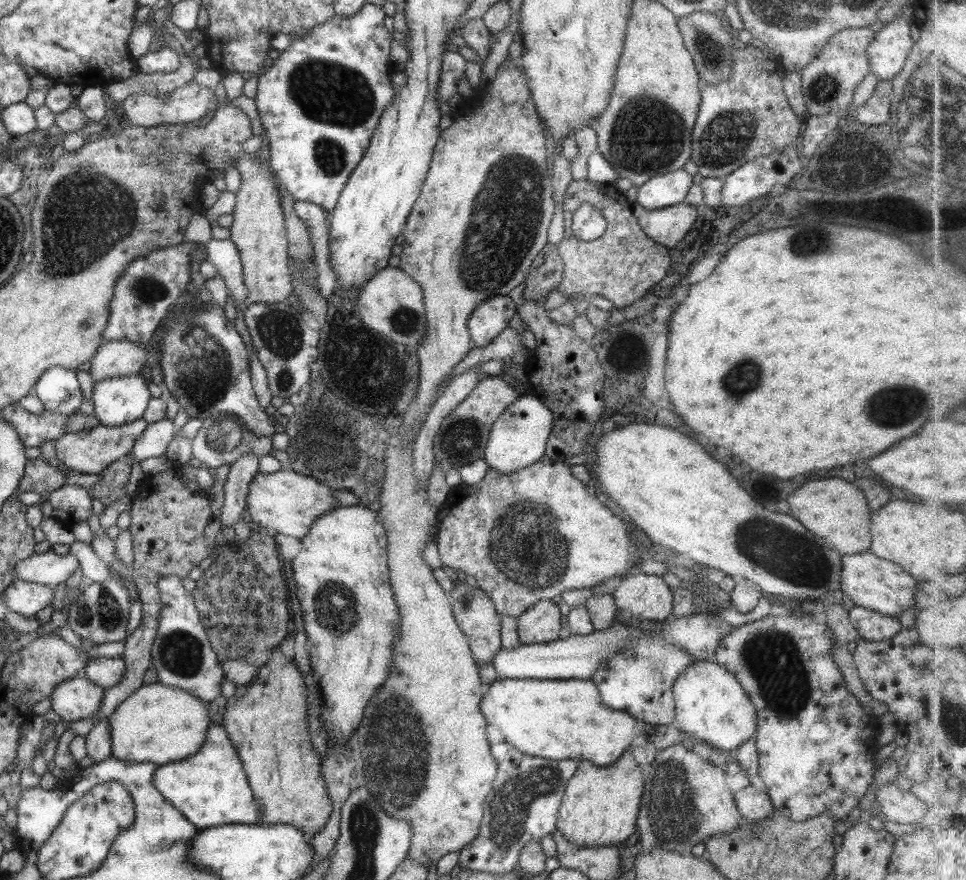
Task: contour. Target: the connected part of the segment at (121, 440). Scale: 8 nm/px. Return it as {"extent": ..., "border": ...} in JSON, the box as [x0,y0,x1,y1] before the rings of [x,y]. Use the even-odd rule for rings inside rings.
{"extent":[55,418,150,474],"border":[[[140,418],[131,423],[122,424],[120,426],[104,426],[97,425],[86,431],[78,431],[77,433],[64,433],[55,440],[56,456],[62,462],[64,469],[71,468],[72,471],[82,474],[99,474],[112,462],[121,459],[127,459],[128,454],[132,452],[132,447],[136,443],[136,439],[140,437],[142,431],[148,427],[150,423]]]}

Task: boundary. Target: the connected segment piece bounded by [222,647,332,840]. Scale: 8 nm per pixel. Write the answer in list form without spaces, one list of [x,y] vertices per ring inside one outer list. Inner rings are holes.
[[[274,648],[270,660],[259,668],[257,675],[248,685],[238,685],[236,693],[230,697],[224,714],[223,728],[243,762],[243,768],[253,791],[254,799],[260,807],[260,825],[282,823],[294,825],[310,840],[324,829],[332,813],[332,800],[321,776],[322,760],[313,750],[308,735],[307,704],[308,688],[304,674],[296,668],[294,660],[286,658],[280,648]]]

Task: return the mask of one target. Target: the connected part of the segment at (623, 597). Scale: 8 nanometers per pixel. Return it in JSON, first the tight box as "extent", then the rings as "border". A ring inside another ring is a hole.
{"extent":[611,574,672,622],"border":[[[626,574],[613,584],[611,594],[619,611],[640,620],[663,622],[672,612],[672,591],[657,575]]]}

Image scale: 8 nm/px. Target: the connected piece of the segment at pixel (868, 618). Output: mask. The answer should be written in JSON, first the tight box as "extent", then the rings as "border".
{"extent":[849,606,907,642],"border":[[[860,606],[852,607],[849,615],[852,626],[861,634],[861,638],[872,642],[892,638],[907,625],[906,619],[886,616]]]}

